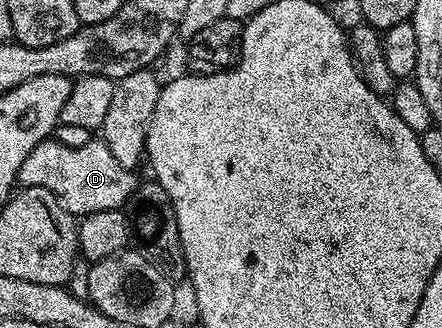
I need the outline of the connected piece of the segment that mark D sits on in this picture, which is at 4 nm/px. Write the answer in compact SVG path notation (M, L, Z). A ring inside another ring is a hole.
M46 140L33 149L27 160L23 160L17 182L22 187L47 188L47 192L61 199L70 214L84 216L100 210L122 209L139 185L137 176L134 171L123 168L123 164L119 164L103 144L90 144L76 150L56 140Z

